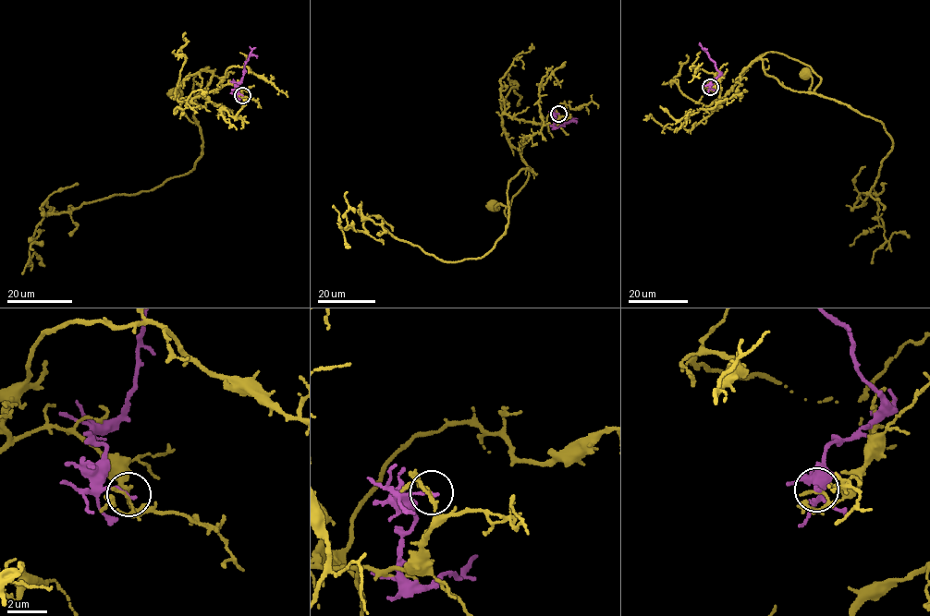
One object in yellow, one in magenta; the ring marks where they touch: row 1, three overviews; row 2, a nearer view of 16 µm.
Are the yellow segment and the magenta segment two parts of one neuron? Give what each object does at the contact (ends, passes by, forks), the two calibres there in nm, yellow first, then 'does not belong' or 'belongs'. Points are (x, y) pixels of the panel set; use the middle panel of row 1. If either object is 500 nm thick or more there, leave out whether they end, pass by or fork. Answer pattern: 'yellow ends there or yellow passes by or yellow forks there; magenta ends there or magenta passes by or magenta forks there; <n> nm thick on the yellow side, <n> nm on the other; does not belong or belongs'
yellow forks there; magenta ends there; 90 nm thick on the yellow side, 180 nm on the other; does not belong

